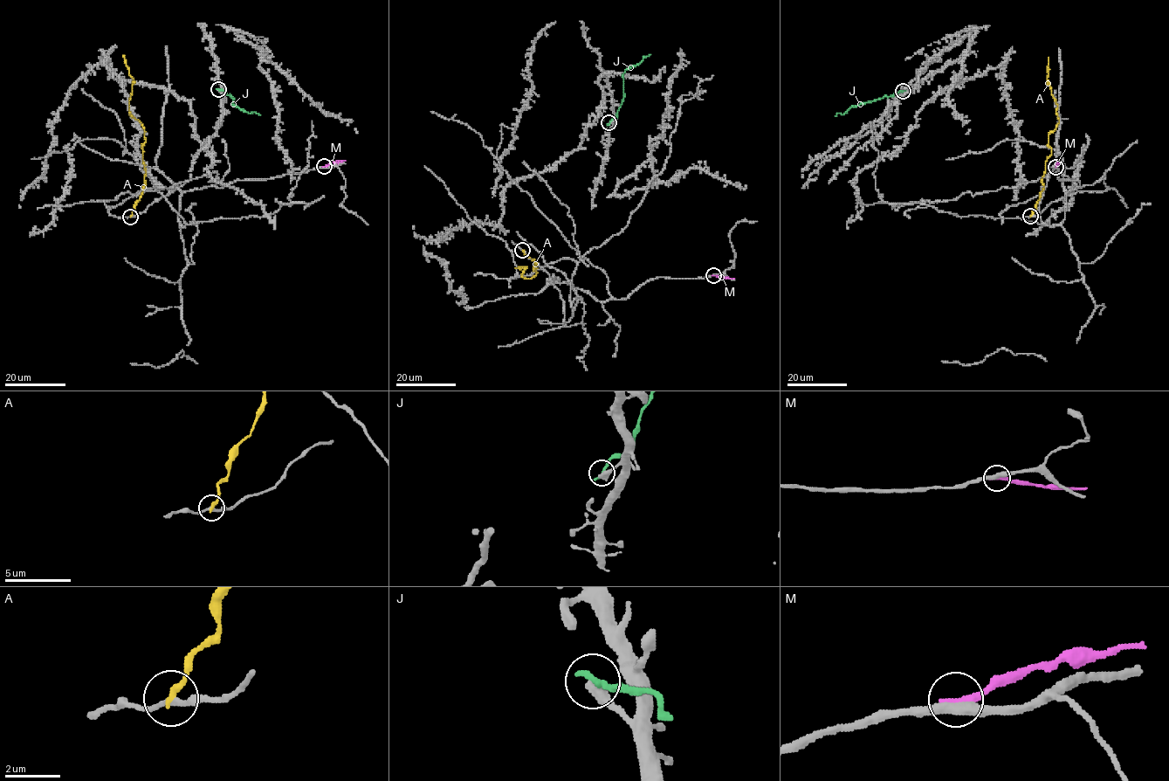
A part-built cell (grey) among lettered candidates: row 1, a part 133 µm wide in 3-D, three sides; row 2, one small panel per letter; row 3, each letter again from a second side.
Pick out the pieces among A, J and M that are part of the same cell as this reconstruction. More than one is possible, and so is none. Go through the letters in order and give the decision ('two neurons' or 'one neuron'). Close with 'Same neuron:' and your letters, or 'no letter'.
A: two neurons
J: two neurons
M: two neurons
Same neuron: no letter

